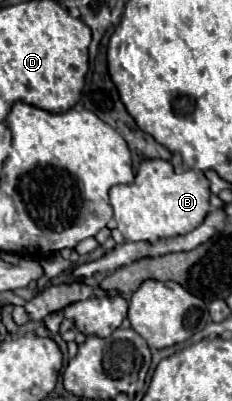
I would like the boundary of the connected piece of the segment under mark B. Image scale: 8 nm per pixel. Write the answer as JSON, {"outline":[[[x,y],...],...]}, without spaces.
{"outline":[[[144,160],[138,168],[136,180],[132,184],[126,186],[114,186],[110,188],[110,204],[114,208],[114,220],[118,222],[118,230],[112,230],[112,238],[116,242],[124,242],[124,238],[128,242],[138,242],[138,240],[146,240],[146,242],[156,242],[162,238],[170,238],[170,236],[180,236],[186,232],[192,232],[194,228],[198,228],[204,218],[210,212],[210,182],[206,180],[206,176],[202,172],[174,172],[172,164],[166,160]]]}

